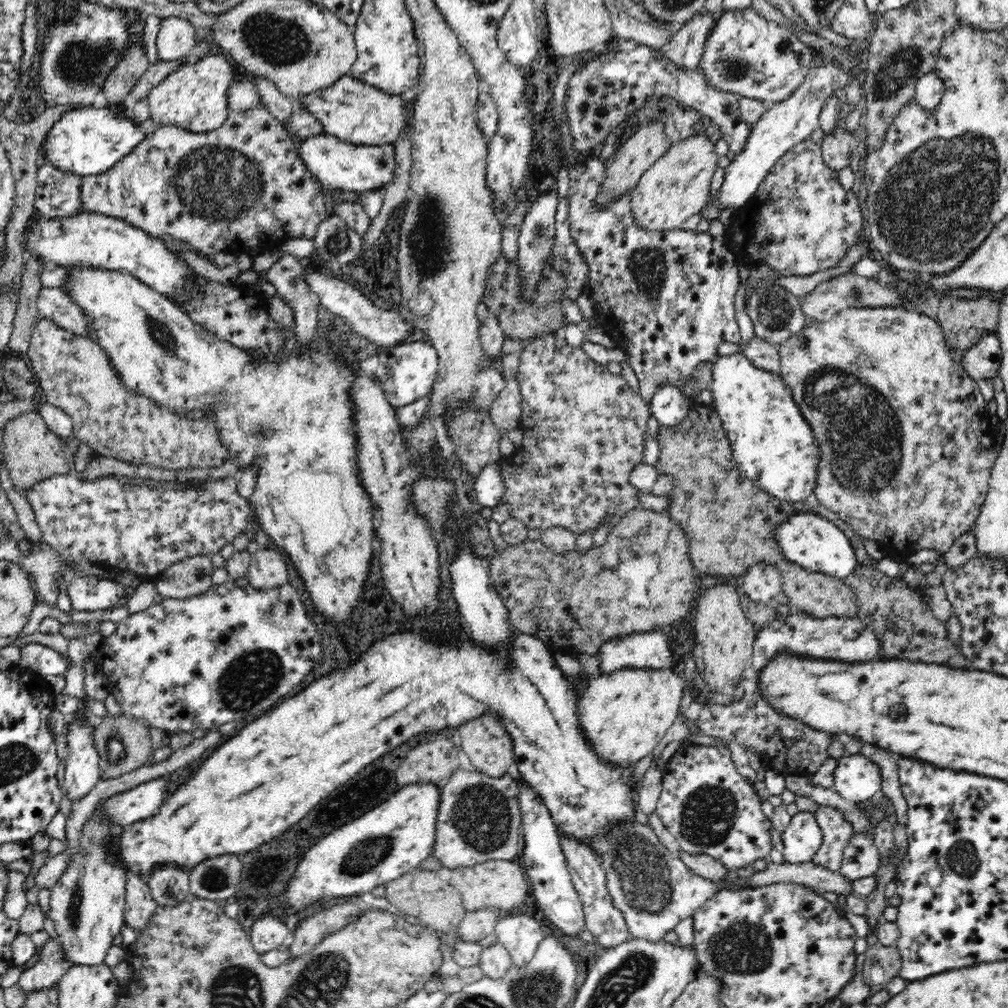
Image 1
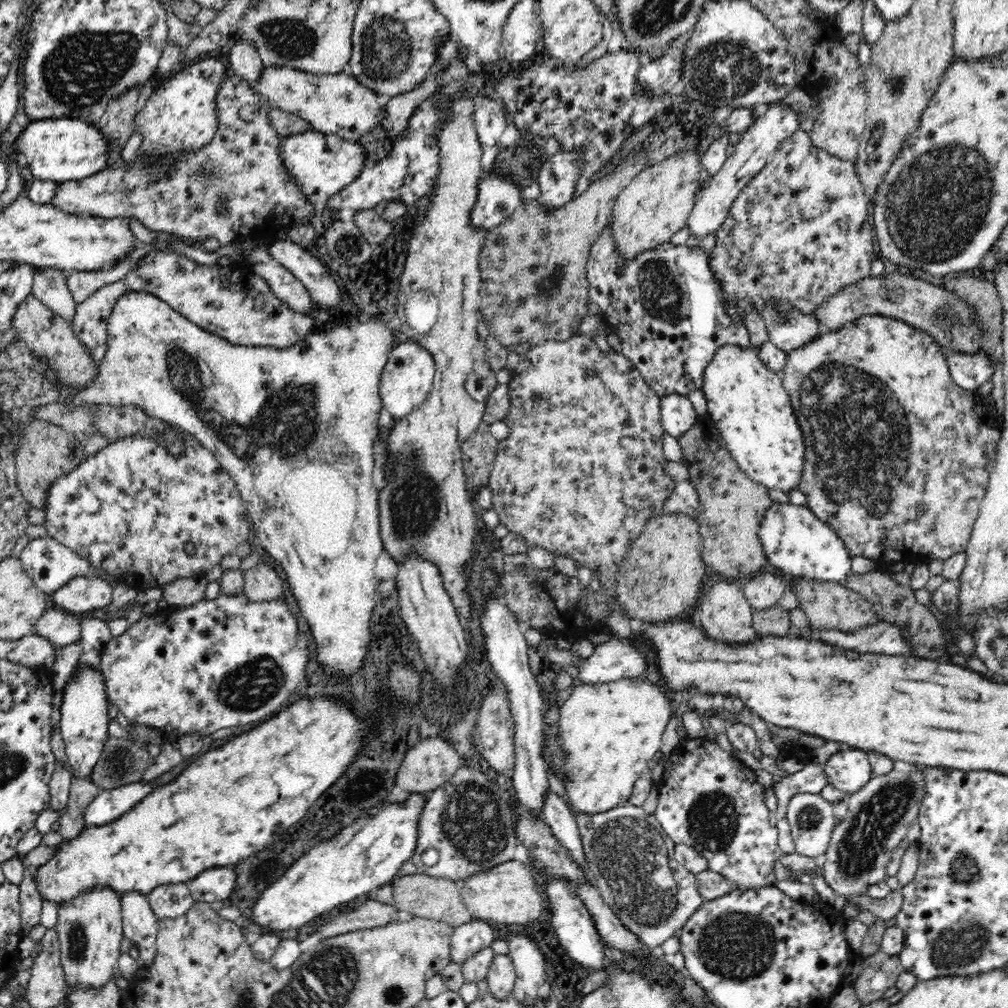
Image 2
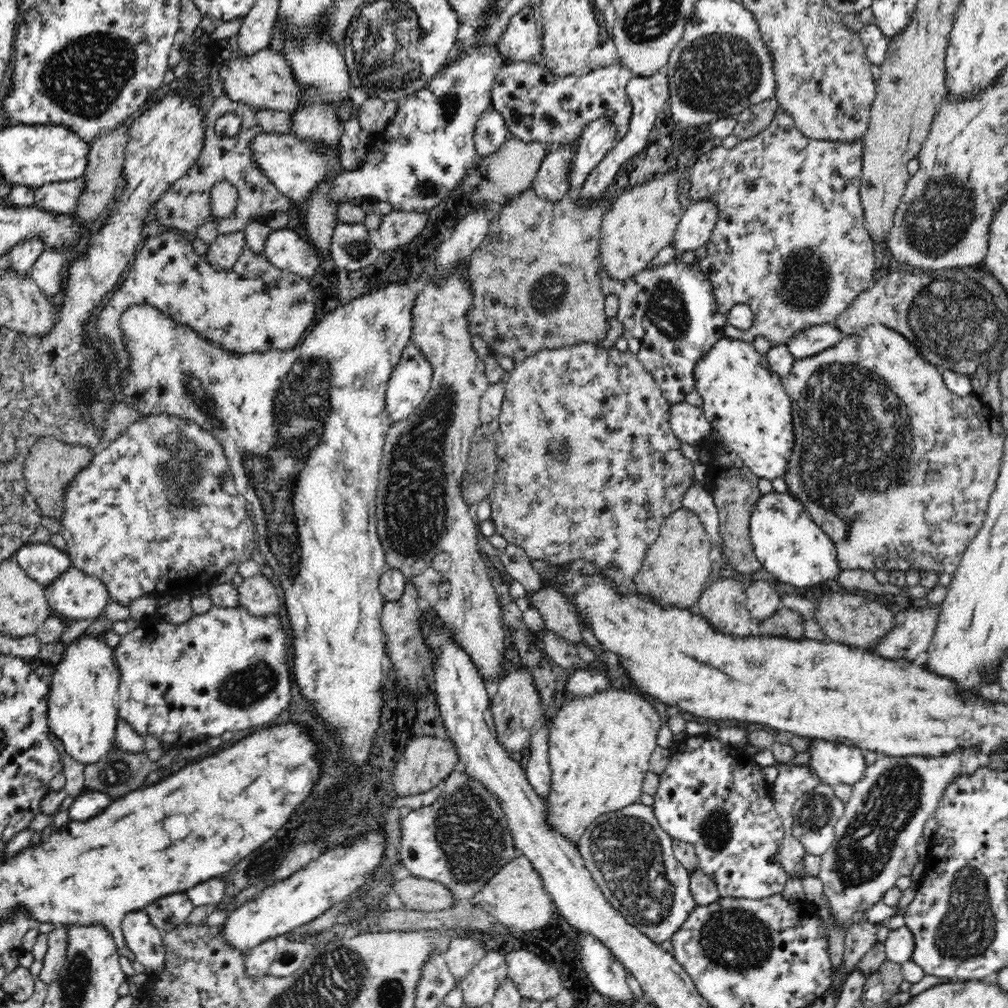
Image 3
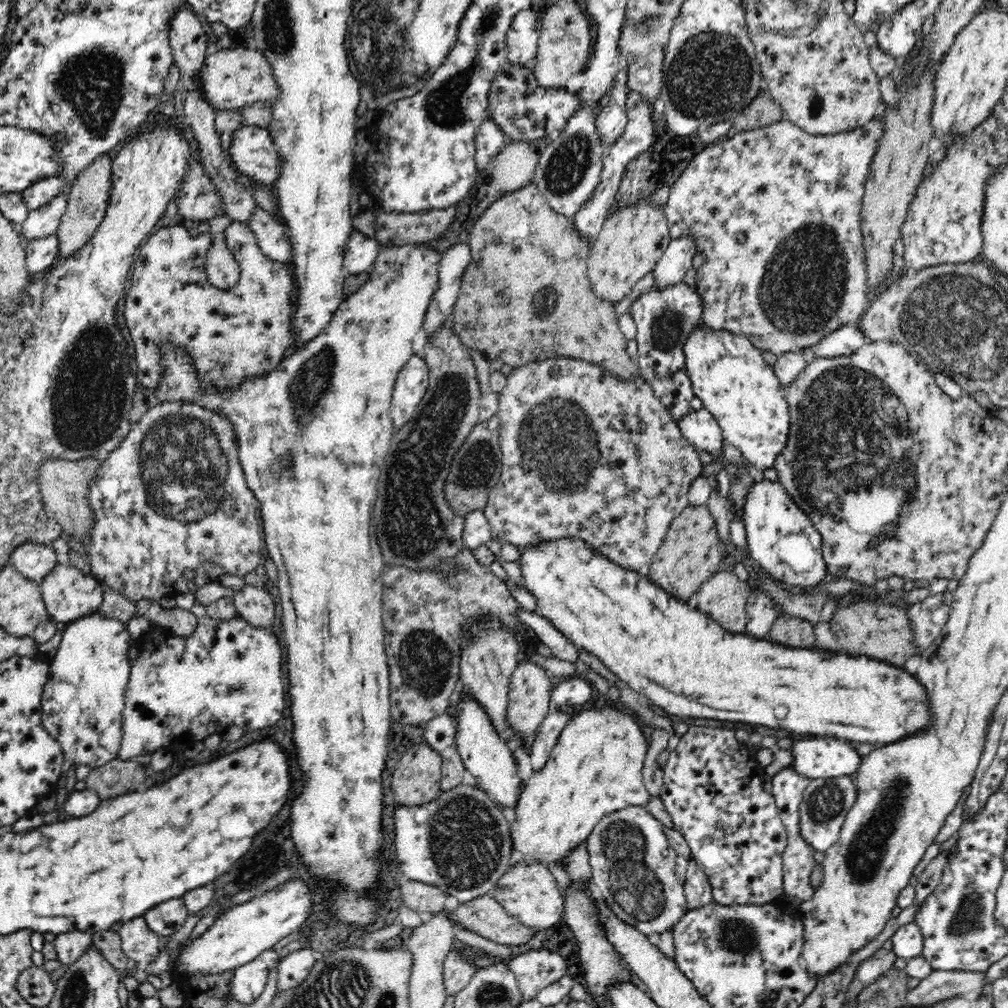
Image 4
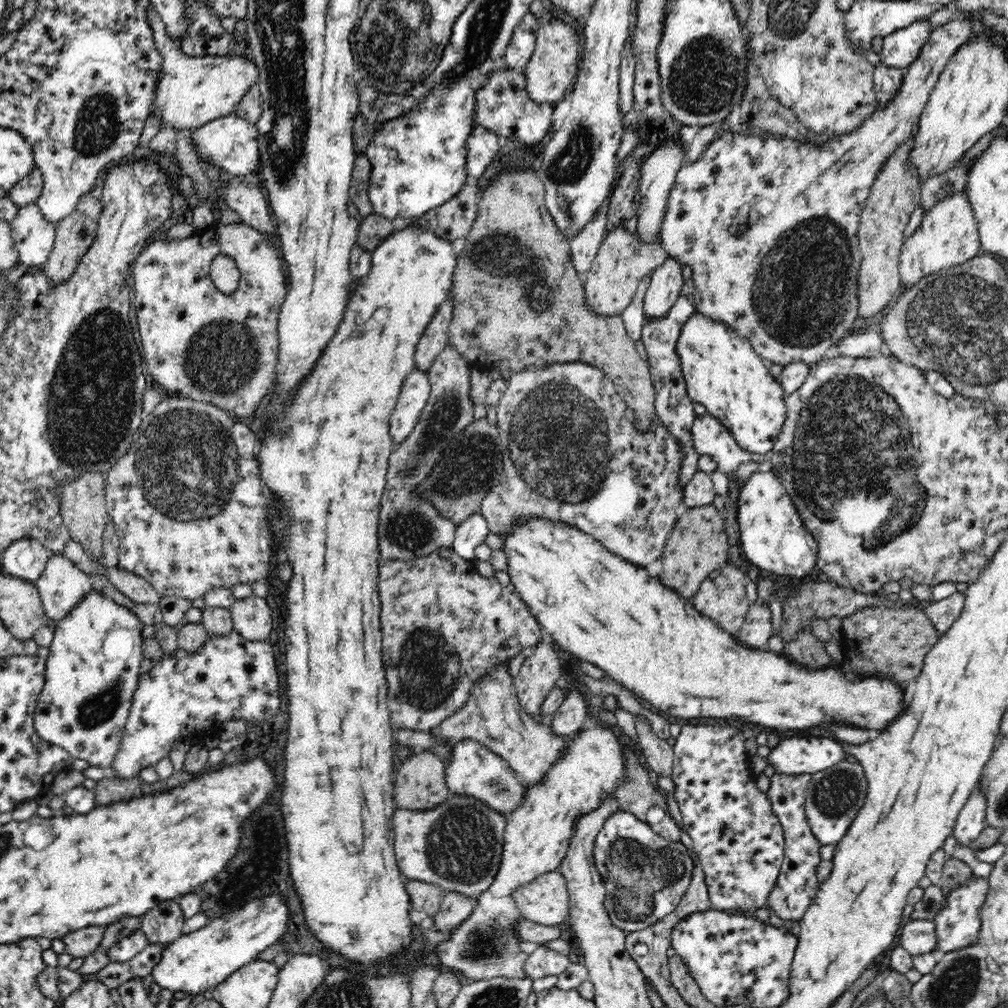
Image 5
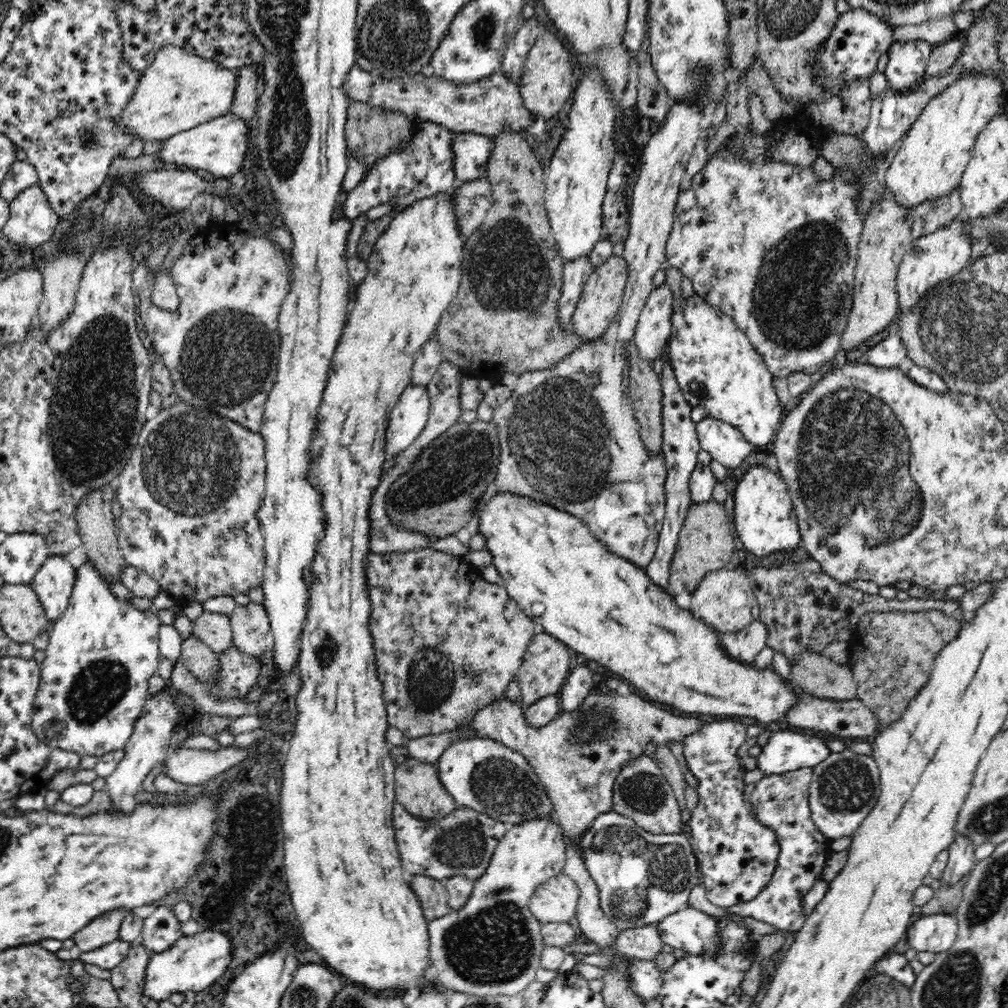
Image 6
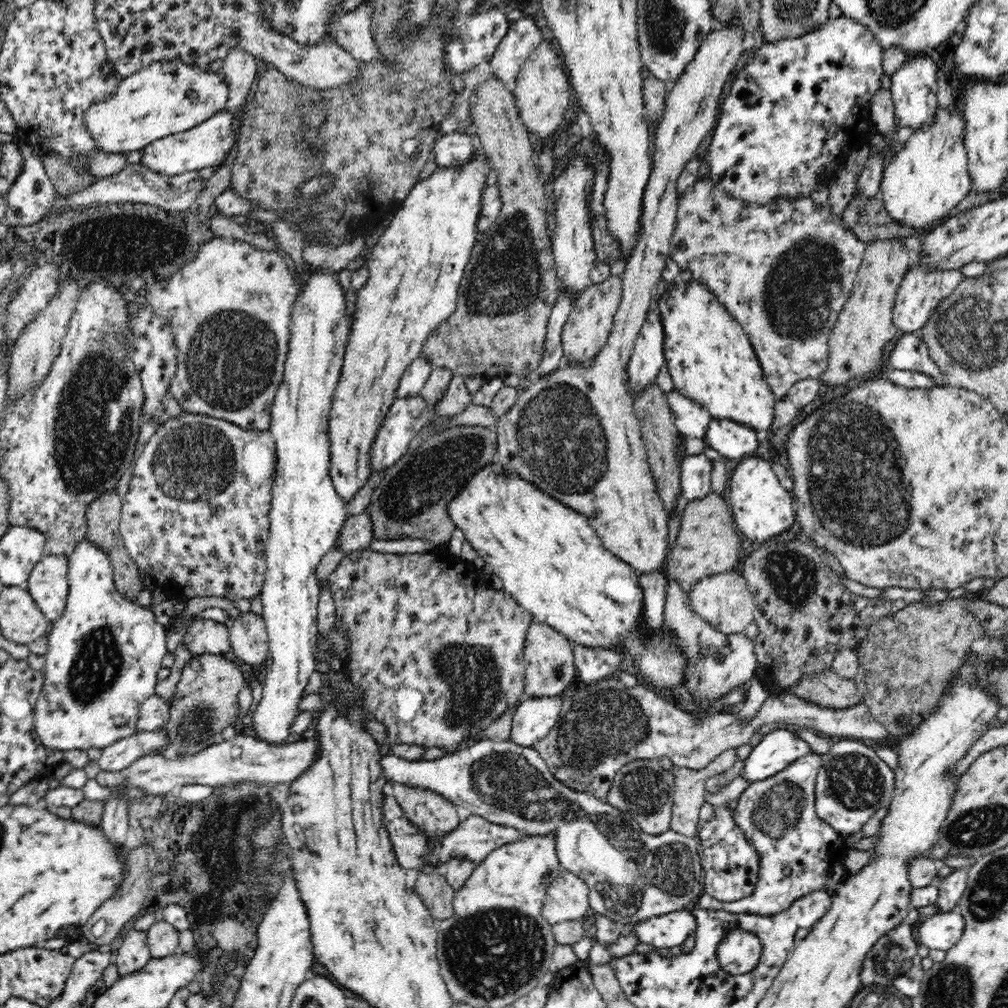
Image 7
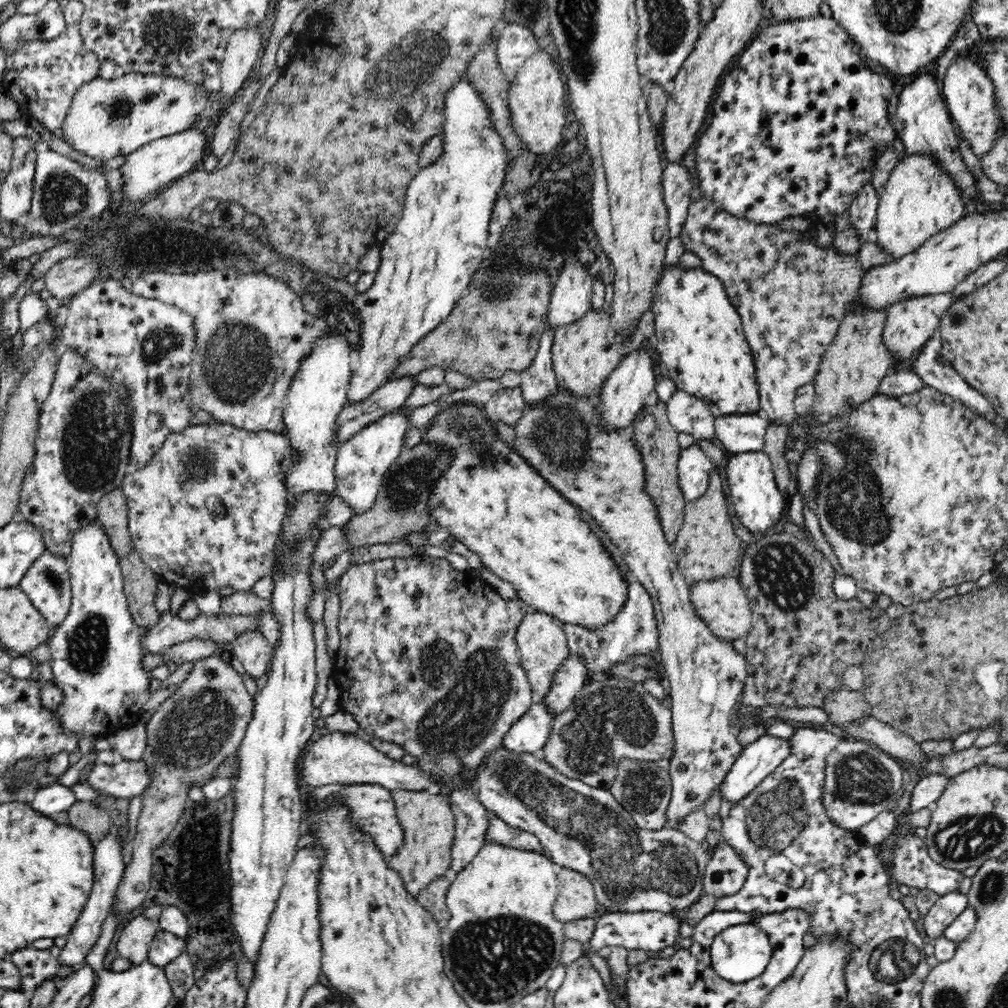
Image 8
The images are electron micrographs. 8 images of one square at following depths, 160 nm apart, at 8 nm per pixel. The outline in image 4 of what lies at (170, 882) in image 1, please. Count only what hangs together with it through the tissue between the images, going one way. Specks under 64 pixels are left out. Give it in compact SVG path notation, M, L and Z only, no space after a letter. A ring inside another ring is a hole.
M183 897L173 898L153 906L143 914L150 930L160 936L171 936L178 932L189 915Z

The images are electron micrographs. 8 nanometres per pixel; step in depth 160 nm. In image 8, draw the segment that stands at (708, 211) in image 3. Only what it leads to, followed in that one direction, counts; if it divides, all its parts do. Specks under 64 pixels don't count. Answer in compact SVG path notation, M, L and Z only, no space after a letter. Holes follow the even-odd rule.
M651 335L647 342L652 344L651 348L639 347L629 352L617 367L612 370L609 377L605 379L601 386L601 399L599 402L599 410L603 414L603 424L607 424L607 428L630 427L634 417L640 412L640 409L646 404L650 394L654 392L656 384L656 359L650 355L650 350L654 350L654 344L657 342L656 335Z

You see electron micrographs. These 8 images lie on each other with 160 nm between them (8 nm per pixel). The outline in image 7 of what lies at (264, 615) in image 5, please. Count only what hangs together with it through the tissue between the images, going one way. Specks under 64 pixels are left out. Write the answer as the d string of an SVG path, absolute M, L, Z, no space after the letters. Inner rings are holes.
M251 611L246 612L234 619L228 631L230 657L243 668L261 667L269 652L269 634L263 617Z

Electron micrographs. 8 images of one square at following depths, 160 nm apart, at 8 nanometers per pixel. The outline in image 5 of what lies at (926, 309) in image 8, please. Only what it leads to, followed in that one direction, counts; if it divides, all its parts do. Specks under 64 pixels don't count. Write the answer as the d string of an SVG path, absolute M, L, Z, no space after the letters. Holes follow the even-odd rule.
M965 188L960 192L950 194L950 197L944 196L942 201L934 204L930 210L926 210L922 220L914 232L903 240L901 246L901 255L899 258L900 277L904 287L910 284L918 283L924 276L950 268L956 264L965 263L967 260L983 253L981 248L981 238L979 235L978 225L974 216L974 211L968 200Z

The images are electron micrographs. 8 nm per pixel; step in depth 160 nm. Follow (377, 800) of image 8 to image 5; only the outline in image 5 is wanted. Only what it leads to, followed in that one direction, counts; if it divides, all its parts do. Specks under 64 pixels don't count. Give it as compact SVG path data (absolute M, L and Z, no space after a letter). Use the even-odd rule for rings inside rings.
M453 794L444 802L426 810L396 808L393 812L394 852L398 868L411 880L432 883L446 892L460 893L468 898L479 896L492 884L500 868L507 816L490 808L485 802L467 794Z

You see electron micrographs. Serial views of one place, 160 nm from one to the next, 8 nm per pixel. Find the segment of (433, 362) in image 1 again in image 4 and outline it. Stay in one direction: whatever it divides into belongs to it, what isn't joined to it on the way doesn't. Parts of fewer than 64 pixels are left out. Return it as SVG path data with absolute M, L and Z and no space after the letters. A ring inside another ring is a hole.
M412 354L398 372L392 390L388 414L395 429L402 428L402 425L412 418L427 391L428 383L429 368L426 361L419 355Z

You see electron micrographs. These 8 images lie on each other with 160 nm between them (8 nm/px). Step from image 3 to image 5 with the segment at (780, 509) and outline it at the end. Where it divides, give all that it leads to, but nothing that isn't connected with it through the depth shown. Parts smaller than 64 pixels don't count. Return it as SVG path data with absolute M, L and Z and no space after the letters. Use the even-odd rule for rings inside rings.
M764 468L757 470L739 492L738 524L746 558L772 577L778 574L787 576L789 580L803 580L819 576L816 568L818 542L806 530L793 500L776 473Z

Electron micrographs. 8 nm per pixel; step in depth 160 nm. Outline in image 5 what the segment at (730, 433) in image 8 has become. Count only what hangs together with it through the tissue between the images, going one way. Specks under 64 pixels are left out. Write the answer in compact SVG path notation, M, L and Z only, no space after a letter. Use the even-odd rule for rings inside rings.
M710 413L696 416L690 428L692 445L700 455L711 456L719 466L719 470L730 475L742 462L755 461L761 469L770 470L770 463L763 454L756 454L741 449L730 431Z

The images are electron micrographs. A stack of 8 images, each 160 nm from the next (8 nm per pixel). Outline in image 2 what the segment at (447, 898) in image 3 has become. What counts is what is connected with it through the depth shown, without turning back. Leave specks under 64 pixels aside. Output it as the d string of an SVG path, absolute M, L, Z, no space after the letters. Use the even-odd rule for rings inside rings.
M417 873L402 875L392 881L393 902L397 910L410 912L415 918L422 917L428 920L442 921L452 927L462 925L476 919L464 905L460 892L460 884L448 878L434 878Z

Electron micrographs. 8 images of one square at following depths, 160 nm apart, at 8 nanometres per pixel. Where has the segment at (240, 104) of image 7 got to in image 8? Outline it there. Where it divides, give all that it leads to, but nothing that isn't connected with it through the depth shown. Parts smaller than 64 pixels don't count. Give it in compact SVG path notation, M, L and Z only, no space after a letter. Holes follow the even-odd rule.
M259 28L238 30L230 36L219 69L222 77L220 99L232 99L233 95L242 88L256 66L256 60L260 56L260 44L262 40Z

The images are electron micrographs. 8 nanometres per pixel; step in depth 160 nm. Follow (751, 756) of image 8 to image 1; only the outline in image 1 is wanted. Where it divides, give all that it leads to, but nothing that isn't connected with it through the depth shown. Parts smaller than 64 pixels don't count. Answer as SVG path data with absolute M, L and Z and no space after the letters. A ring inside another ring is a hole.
M862 754L838 759L834 771L834 788L844 800L859 804L868 802L881 790L880 767Z

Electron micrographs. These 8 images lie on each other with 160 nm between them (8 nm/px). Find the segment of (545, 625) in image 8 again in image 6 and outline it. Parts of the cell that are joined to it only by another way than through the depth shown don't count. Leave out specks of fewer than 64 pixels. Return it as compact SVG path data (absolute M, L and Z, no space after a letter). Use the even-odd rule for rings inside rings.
M545 632L536 635L526 649L517 672L522 704L527 707L545 696L556 695L570 670L570 654L566 651L566 645Z

